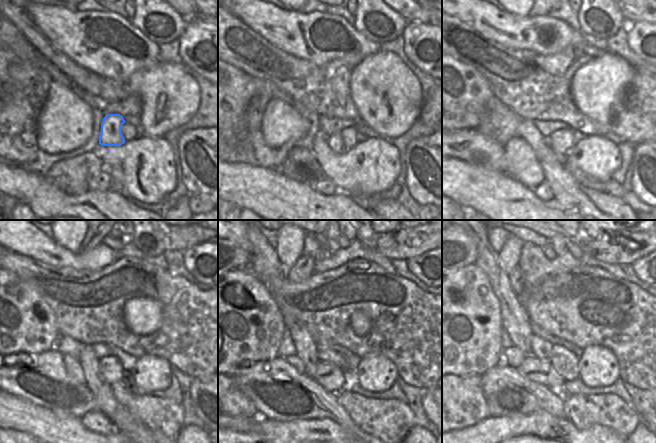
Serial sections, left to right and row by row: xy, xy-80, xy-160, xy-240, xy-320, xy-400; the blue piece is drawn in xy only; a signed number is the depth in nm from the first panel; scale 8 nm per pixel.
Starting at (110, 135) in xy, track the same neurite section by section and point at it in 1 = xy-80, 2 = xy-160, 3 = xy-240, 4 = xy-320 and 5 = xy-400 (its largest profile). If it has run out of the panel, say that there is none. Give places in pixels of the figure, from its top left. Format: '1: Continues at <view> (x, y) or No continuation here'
1: Continues at xy-80 (335, 141)
2: Continues at xy-160 (562, 158)
3: Continues at xy-240 (160, 414)
4: Continues at xy-320 (388, 420)
5: Continues at xy-400 (608, 410)

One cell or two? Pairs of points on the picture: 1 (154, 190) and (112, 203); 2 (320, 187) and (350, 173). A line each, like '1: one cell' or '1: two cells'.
1: two cells
2: two cells

